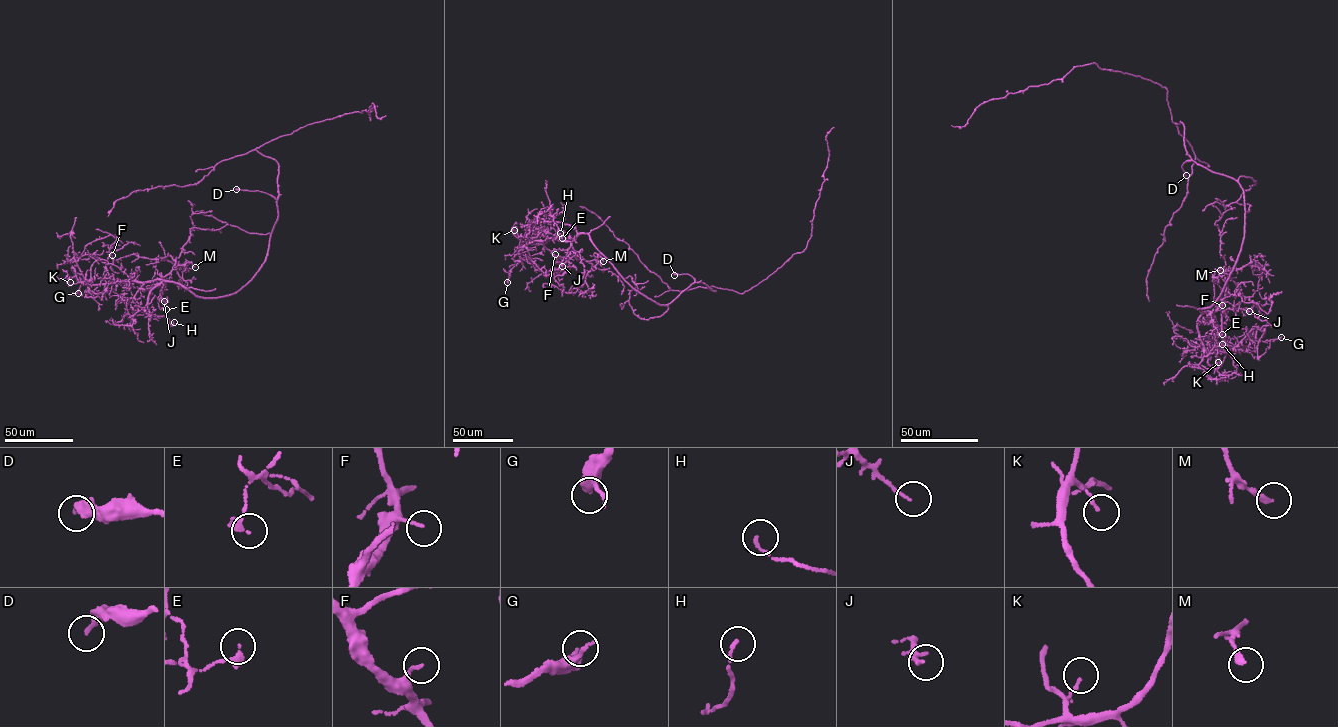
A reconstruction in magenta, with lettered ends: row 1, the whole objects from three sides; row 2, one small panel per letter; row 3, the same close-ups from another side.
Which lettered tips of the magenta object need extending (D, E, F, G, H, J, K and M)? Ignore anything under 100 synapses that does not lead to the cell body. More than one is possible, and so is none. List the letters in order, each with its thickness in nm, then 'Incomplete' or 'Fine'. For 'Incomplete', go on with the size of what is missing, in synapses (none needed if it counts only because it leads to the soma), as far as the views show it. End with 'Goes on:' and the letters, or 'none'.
D: Thickness 340 nm. Fine
E: Thickness 280 nm. Fine
F: Thickness 120 nm. Fine
G: Thickness 340 nm. Fine
H: Thickness 130 nm. Fine
J: Thickness 130 nm. Fine
K: Thickness 110 nm. Fine
M: Thickness 280 nm. Fine
Goes on: none

